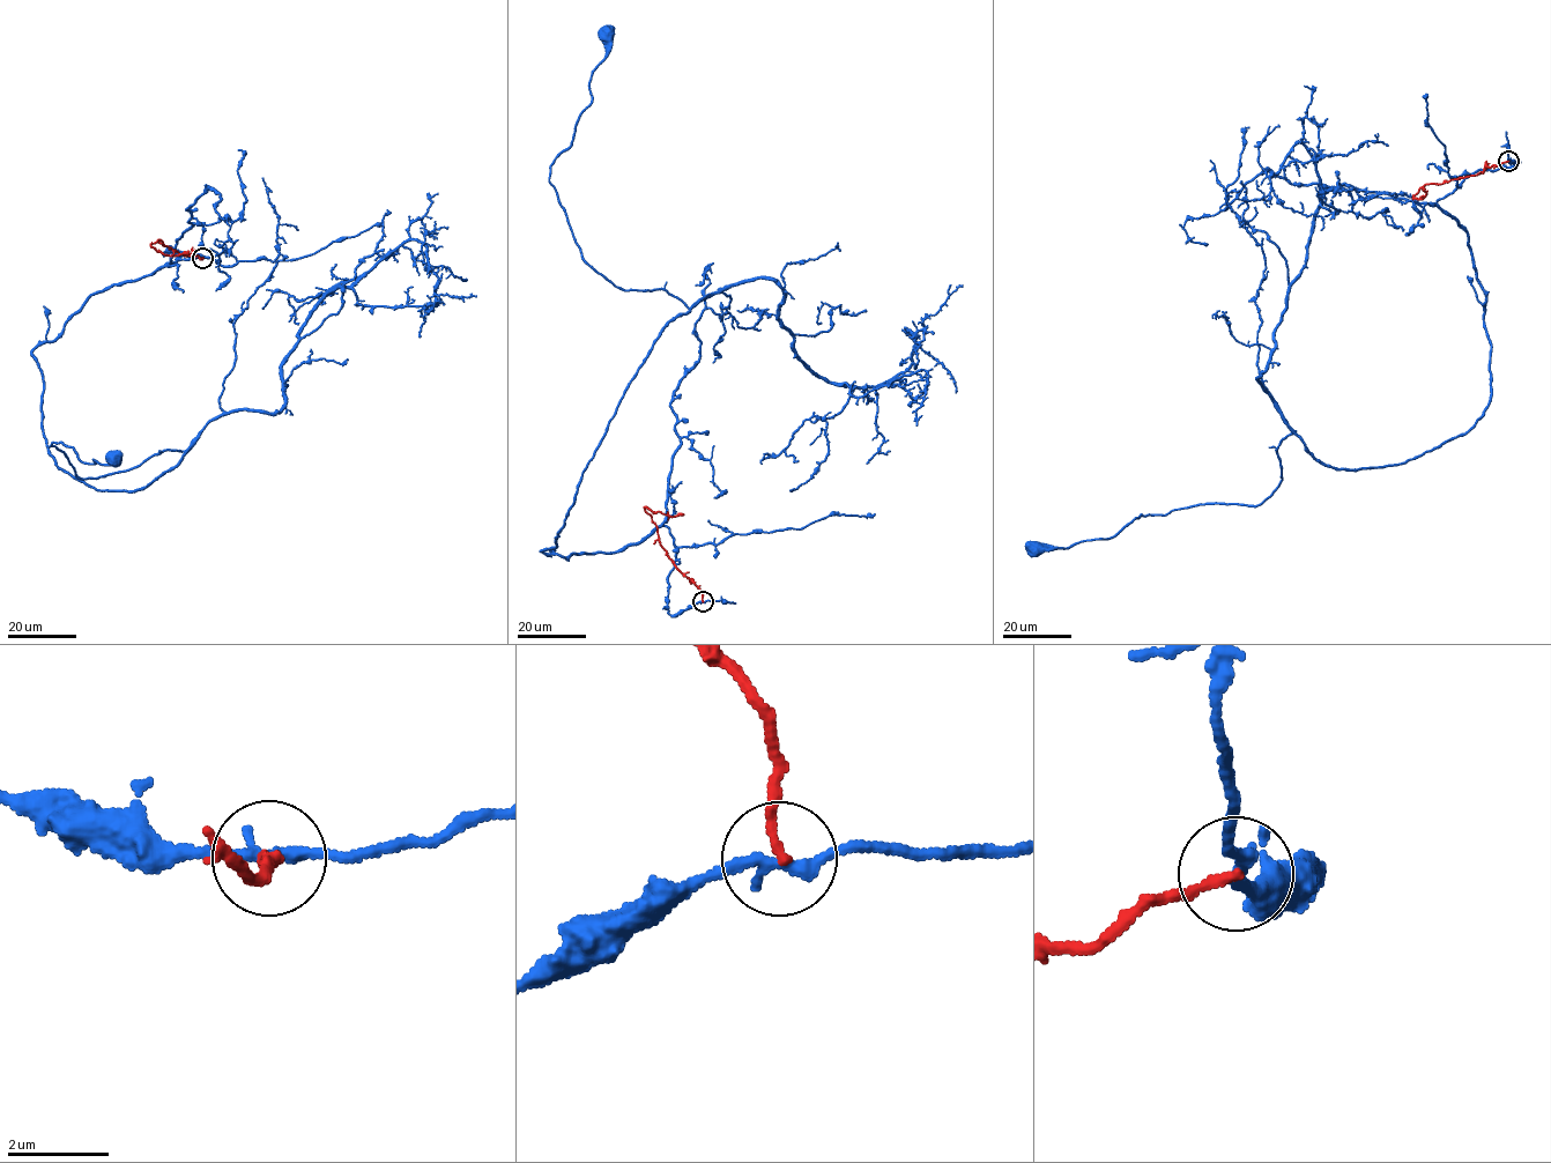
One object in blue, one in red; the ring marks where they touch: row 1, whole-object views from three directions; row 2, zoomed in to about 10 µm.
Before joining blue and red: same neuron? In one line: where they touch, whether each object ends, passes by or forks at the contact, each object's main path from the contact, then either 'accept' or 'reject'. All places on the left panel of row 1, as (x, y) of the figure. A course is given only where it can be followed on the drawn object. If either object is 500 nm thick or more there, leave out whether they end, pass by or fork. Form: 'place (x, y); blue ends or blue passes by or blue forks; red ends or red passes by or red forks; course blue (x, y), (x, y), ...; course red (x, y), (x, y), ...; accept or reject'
place (202, 258); blue passes by; red ends; course blue (202, 258), (170, 245), (32, 350), (58, 467), (128, 491), (185, 452), (86, 479), (49, 446), (113, 459); course red (202, 258), (180, 253), (163, 245), (160, 239), (150, 245), (170, 254), (188, 251); reject

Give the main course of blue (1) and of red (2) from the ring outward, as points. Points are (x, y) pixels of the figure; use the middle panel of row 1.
1: (703, 601), (668, 613), (665, 526), (541, 549), (691, 306), (594, 271), (549, 180), (607, 32)
2: (703, 601), (700, 590), (667, 555), (658, 527), (644, 508), (666, 515), (683, 515)

